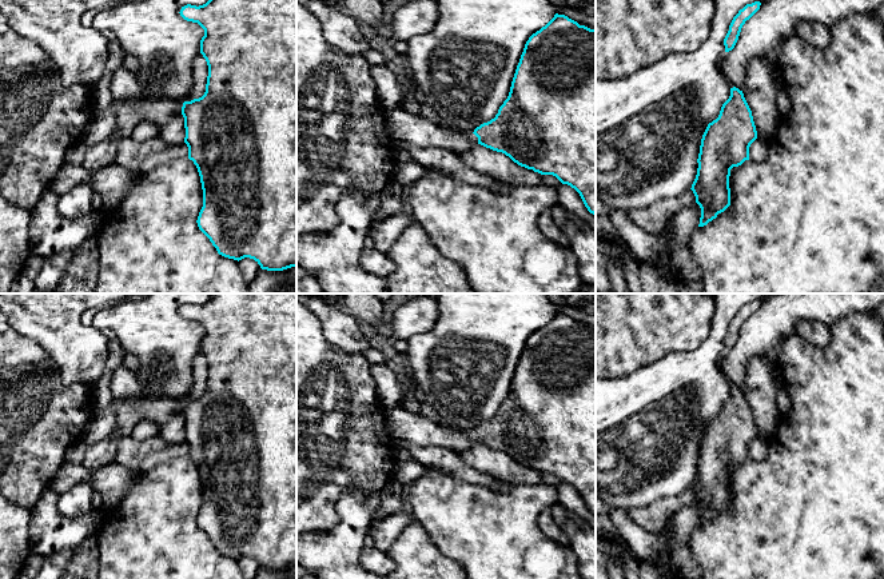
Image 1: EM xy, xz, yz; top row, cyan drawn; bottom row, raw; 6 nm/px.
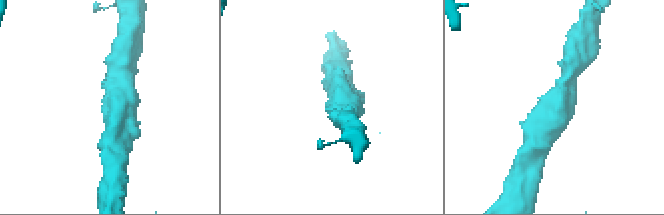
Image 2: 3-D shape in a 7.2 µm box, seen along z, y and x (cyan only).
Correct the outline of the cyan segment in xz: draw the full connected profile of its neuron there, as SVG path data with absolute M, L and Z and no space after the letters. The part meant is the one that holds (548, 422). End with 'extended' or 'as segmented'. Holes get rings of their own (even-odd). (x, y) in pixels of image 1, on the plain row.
M565 314L554 316L525 343L507 398L494 418L473 431L435 424L422 414L397 406L383 411L387 432L419 447L463 452L477 443L502 451L541 474L553 474L574 487L596 515L596 328Z; extended

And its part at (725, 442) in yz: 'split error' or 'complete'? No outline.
complete

